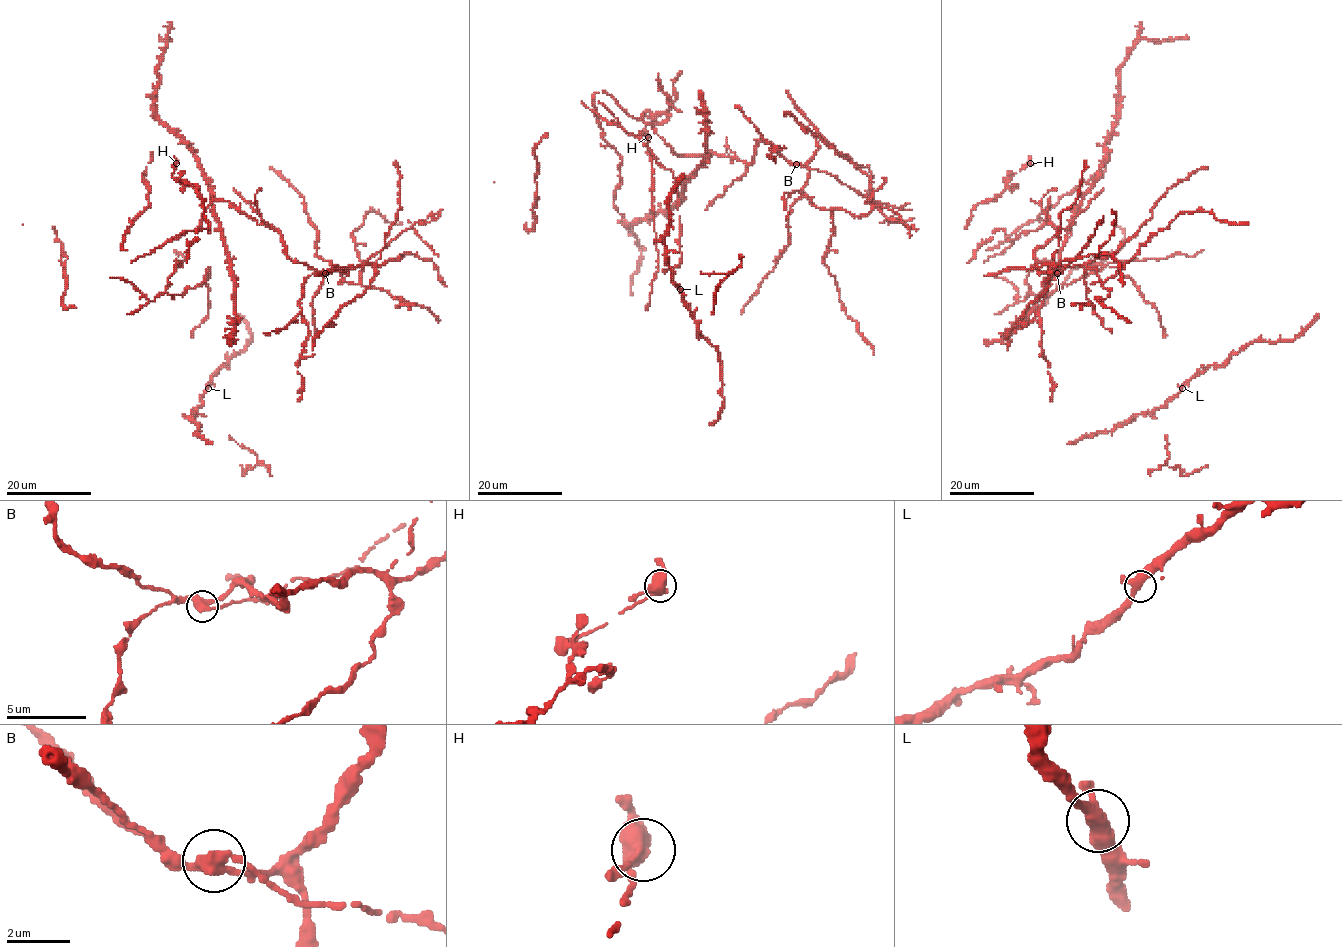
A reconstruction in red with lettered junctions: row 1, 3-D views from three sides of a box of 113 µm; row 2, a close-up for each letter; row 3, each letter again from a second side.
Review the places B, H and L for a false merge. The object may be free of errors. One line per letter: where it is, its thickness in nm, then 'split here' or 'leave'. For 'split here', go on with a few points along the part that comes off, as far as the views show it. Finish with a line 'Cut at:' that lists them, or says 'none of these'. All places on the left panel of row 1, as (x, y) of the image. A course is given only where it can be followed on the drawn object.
B: at (325, 273); 400 nm thick; split here
H: at (176, 163); 400 nm thick; leave
L: at (208, 388); 360 nm thick; leave
Cut at: B

